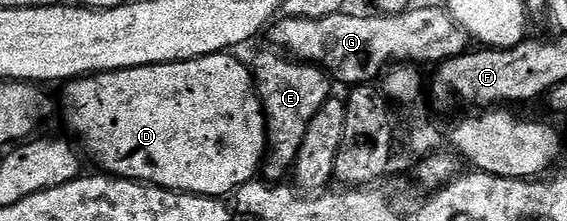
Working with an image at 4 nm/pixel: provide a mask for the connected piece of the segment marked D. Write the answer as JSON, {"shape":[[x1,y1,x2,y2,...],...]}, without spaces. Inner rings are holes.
{"shape":[[216,52,214,56,201,56,197,60,177,60,173,64,148,64,142,68,121,68,117,72,98,72,70,80,65,88,65,116,69,124,83,136,94,151,93,156,108,175,123,180,139,180,169,188,172,192,194,192,197,196,228,196,229,193,254,179,262,171,267,141,265,139,265,110,257,97,257,86,250,65,236,60,236,55]]}

